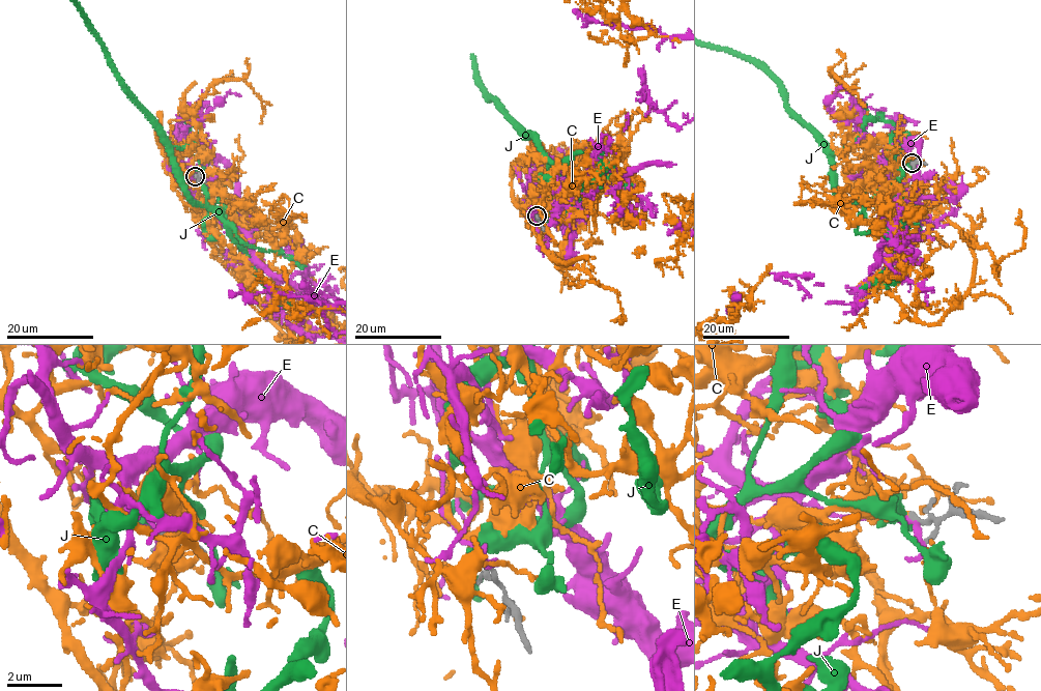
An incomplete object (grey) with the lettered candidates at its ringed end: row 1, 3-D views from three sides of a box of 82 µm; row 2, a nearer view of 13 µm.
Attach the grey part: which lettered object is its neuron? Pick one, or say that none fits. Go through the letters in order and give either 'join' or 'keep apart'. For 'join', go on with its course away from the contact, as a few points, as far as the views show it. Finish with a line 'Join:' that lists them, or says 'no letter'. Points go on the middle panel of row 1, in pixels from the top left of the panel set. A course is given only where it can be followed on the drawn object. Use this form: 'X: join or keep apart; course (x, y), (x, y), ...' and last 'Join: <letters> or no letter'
C: join
E: keep apart
J: keep apart
Join: C

